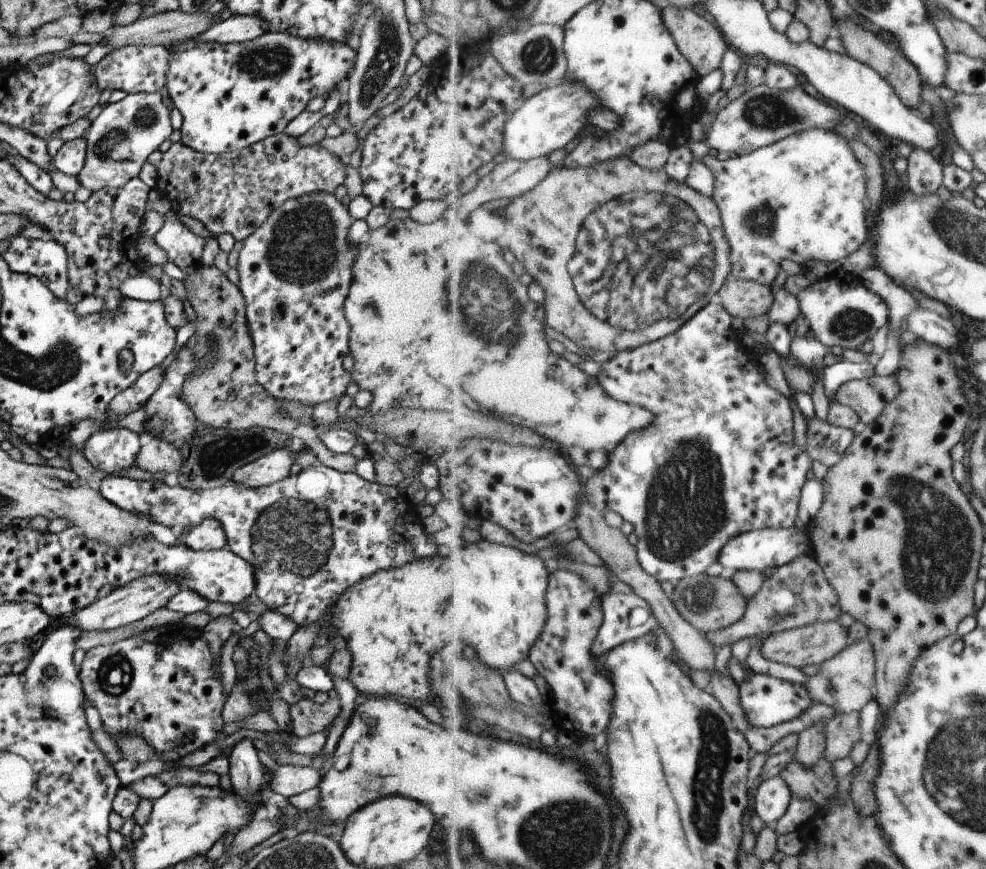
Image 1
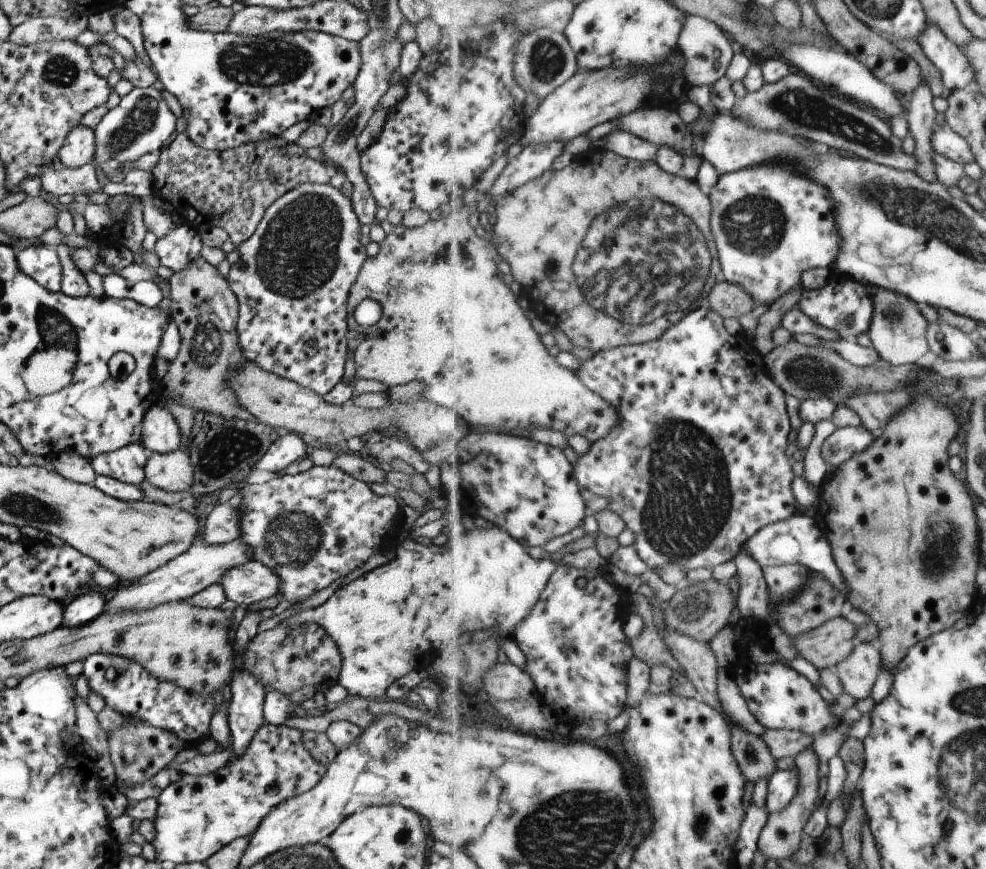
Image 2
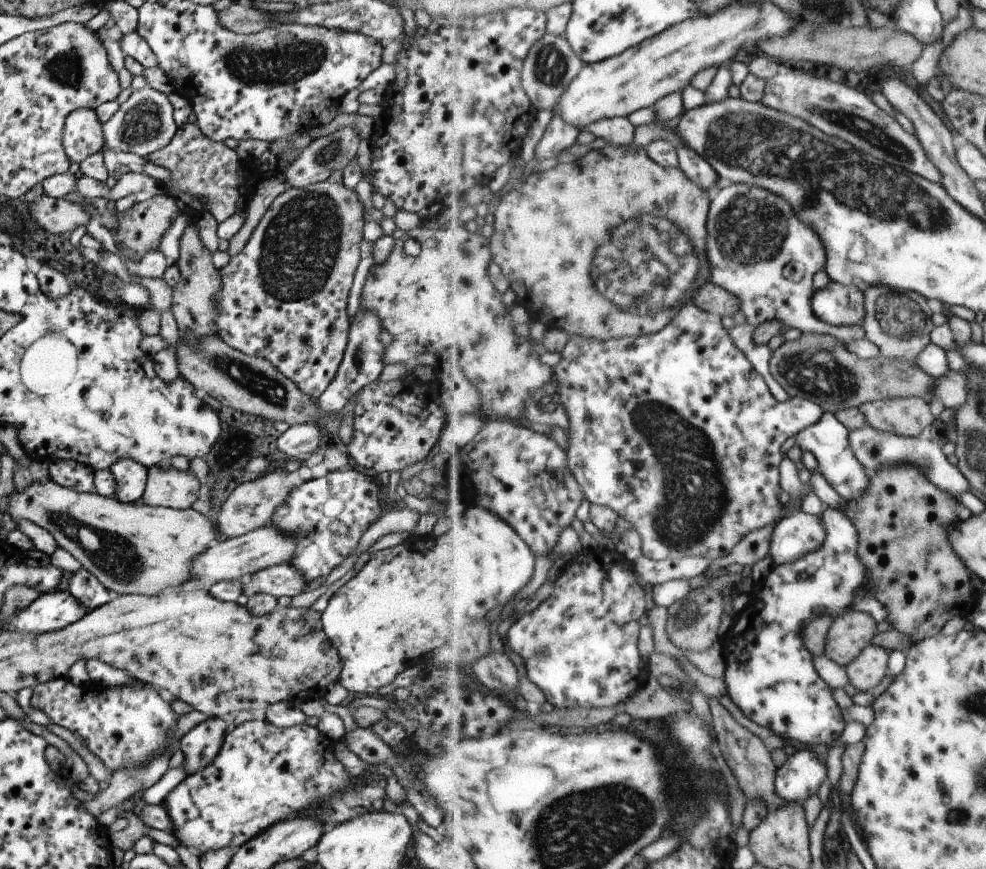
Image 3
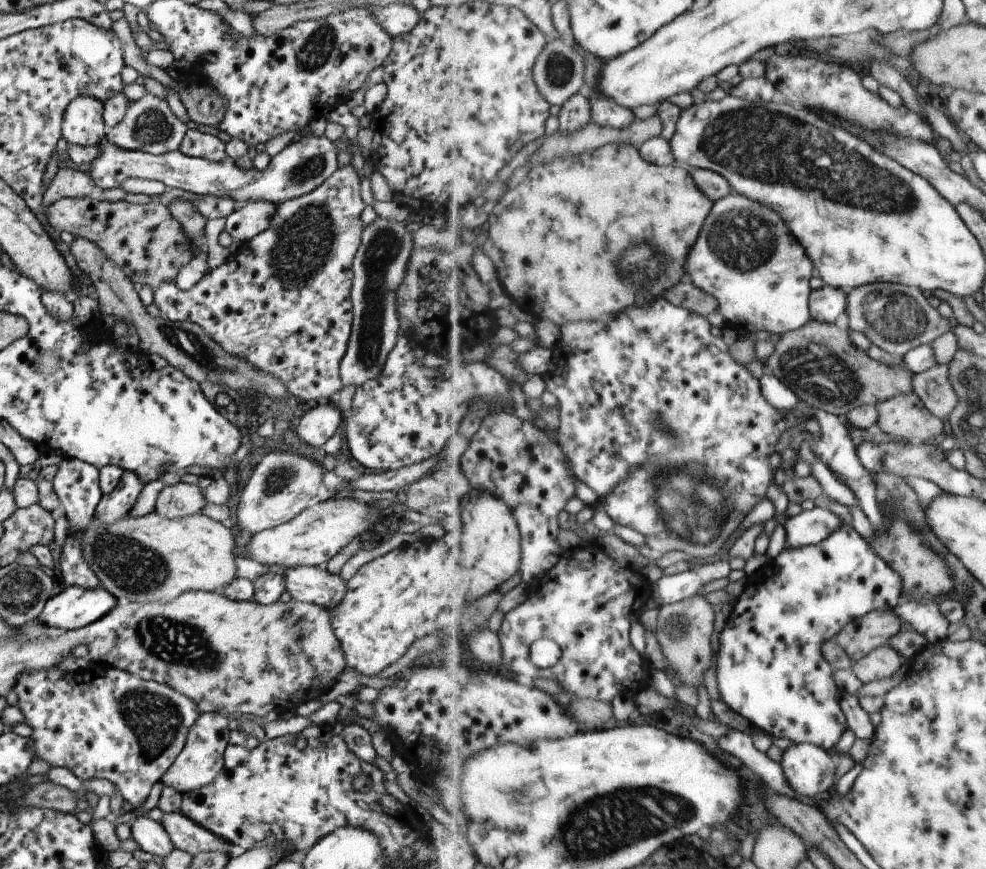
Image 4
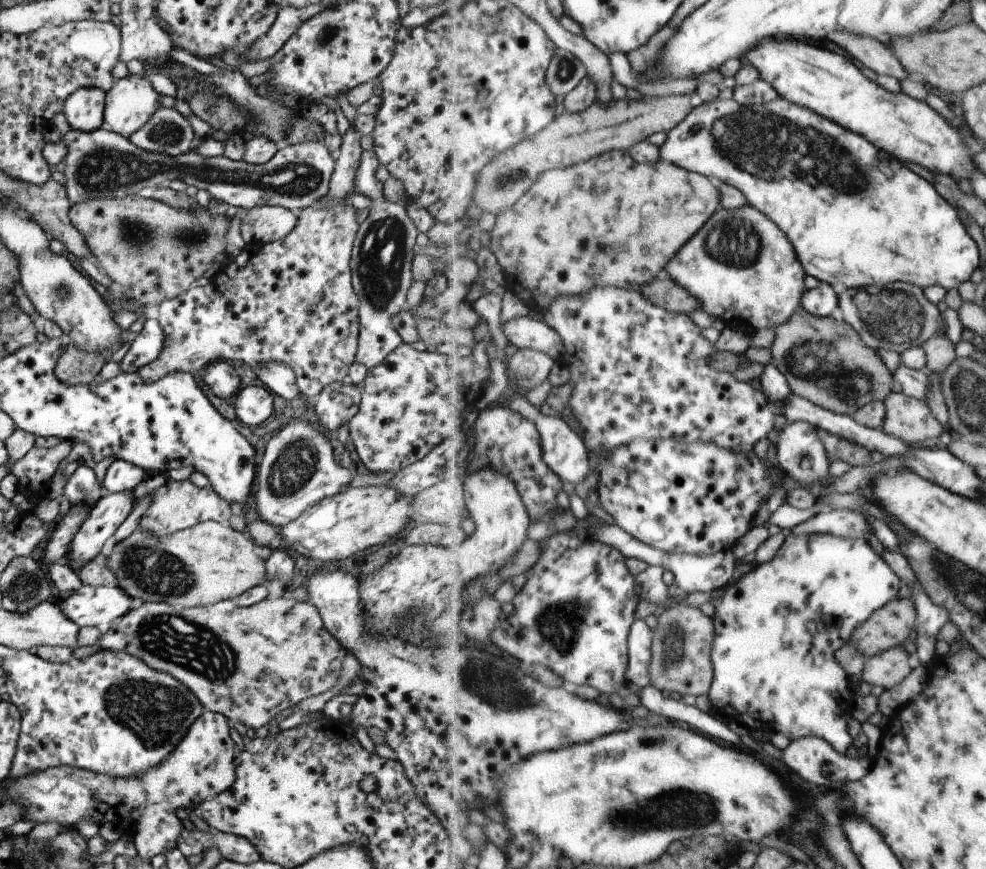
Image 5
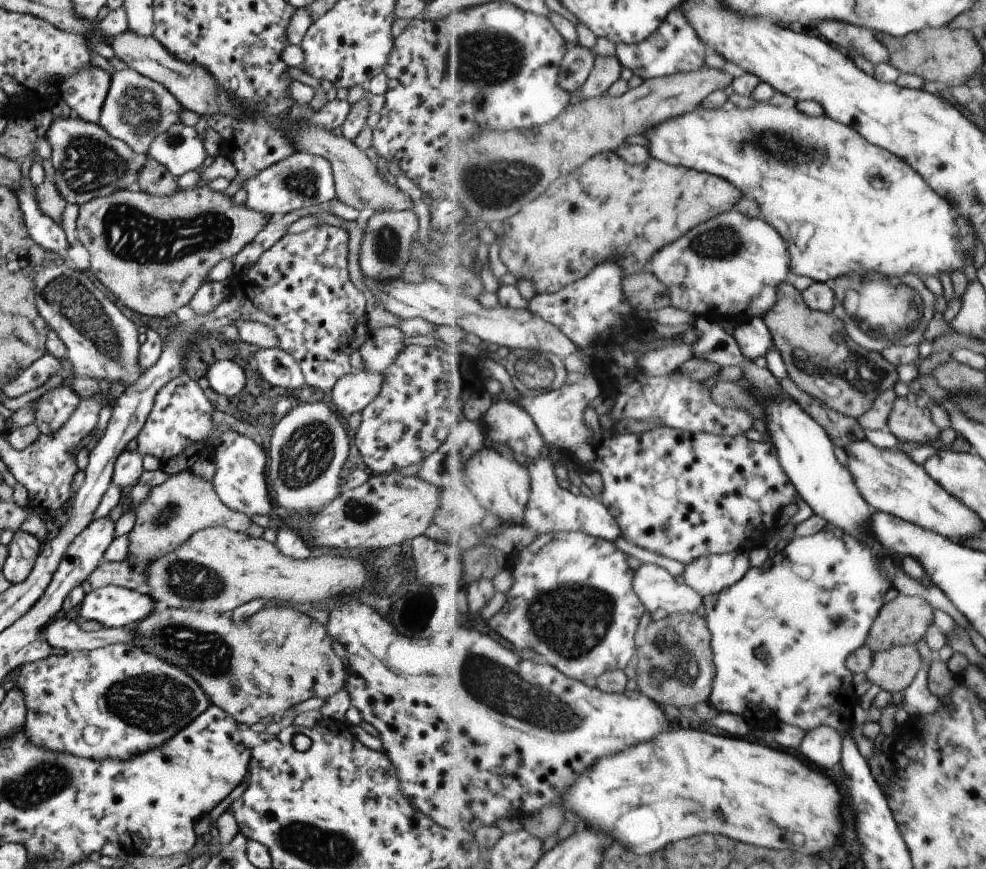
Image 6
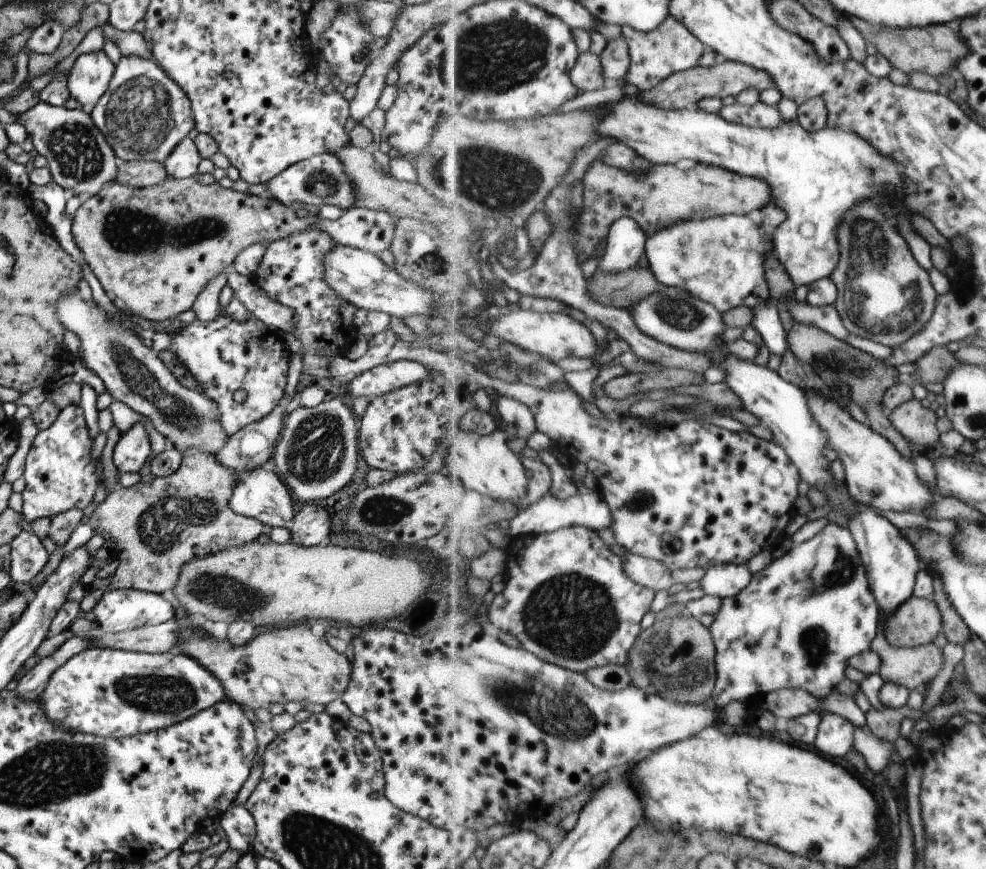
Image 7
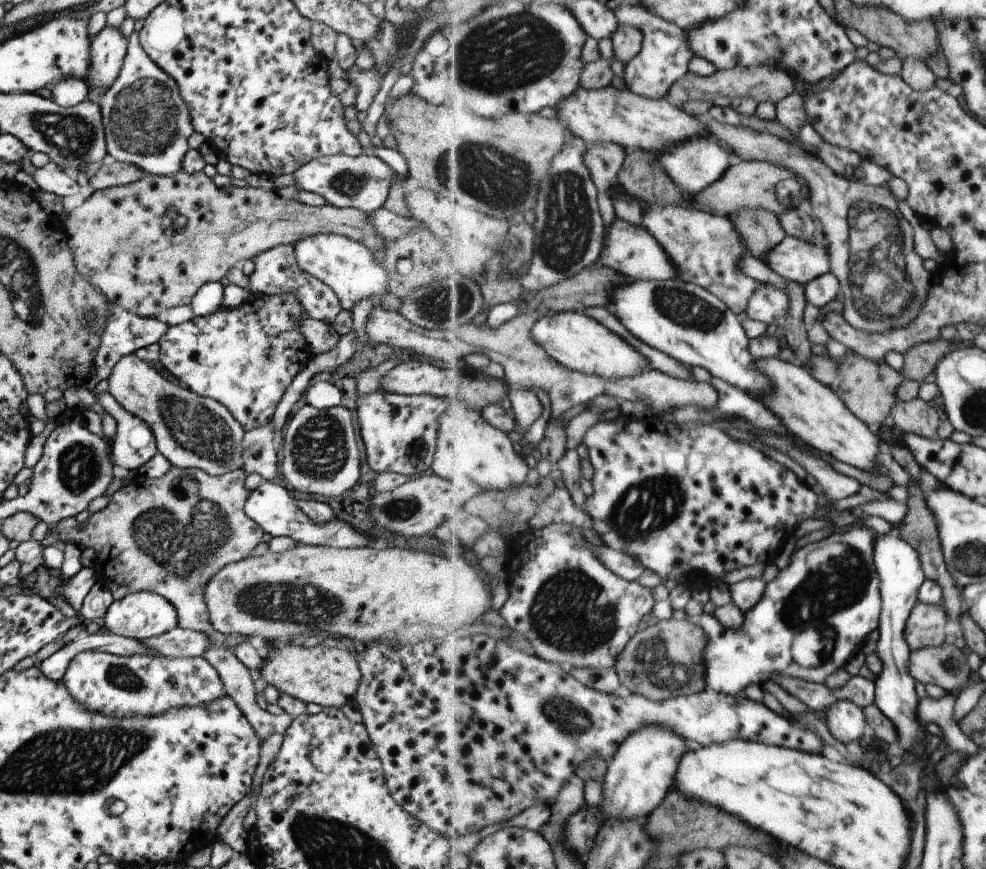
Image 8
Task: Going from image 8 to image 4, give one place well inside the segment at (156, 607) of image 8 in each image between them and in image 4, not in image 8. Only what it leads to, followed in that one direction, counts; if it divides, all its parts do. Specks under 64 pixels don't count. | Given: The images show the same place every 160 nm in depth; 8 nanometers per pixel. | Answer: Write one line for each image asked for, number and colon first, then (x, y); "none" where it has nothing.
4: (74, 607)
5: (90, 605)
6: (112, 606)
7: (119, 610)

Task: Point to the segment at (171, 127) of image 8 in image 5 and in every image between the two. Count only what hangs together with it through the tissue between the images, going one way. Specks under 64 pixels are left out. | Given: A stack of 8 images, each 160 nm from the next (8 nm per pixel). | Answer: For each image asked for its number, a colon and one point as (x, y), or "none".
5: (131, 100)
6: (136, 109)
7: (143, 113)

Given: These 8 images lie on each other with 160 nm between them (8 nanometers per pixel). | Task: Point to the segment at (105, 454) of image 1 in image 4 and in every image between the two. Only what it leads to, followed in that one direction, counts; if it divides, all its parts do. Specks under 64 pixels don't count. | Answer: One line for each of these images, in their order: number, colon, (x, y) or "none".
2: (126, 465)
3: (129, 476)
4: (112, 506)

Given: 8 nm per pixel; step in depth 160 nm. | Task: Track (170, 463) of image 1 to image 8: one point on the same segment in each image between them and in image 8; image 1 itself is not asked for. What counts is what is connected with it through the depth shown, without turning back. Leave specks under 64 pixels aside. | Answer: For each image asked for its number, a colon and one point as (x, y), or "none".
2: (172, 472)
3: (170, 488)
4: (182, 500)
5: (176, 505)
6: (184, 503)
7: (156, 527)
8: (169, 535)

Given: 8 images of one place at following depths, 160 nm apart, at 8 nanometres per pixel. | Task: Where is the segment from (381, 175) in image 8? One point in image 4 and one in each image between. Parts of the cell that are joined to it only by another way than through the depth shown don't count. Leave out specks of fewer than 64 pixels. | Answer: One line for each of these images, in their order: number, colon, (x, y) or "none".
4: (299, 167)
5: (99, 163)
6: (300, 180)
7: (320, 179)

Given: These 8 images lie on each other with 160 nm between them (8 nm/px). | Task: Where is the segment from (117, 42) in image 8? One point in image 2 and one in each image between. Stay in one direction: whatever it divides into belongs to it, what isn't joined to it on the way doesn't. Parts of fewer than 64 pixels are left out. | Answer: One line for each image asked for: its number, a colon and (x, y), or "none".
2: (77, 149)
3: (81, 132)
4: (82, 124)
5: (82, 109)
6: (84, 91)
7: (88, 77)

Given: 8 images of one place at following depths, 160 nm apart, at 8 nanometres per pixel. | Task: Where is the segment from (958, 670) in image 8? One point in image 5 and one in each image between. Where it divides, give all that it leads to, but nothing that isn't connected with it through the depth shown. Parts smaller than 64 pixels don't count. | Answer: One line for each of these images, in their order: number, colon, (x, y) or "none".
5: (887, 669)
6: (893, 670)
7: (913, 667)

